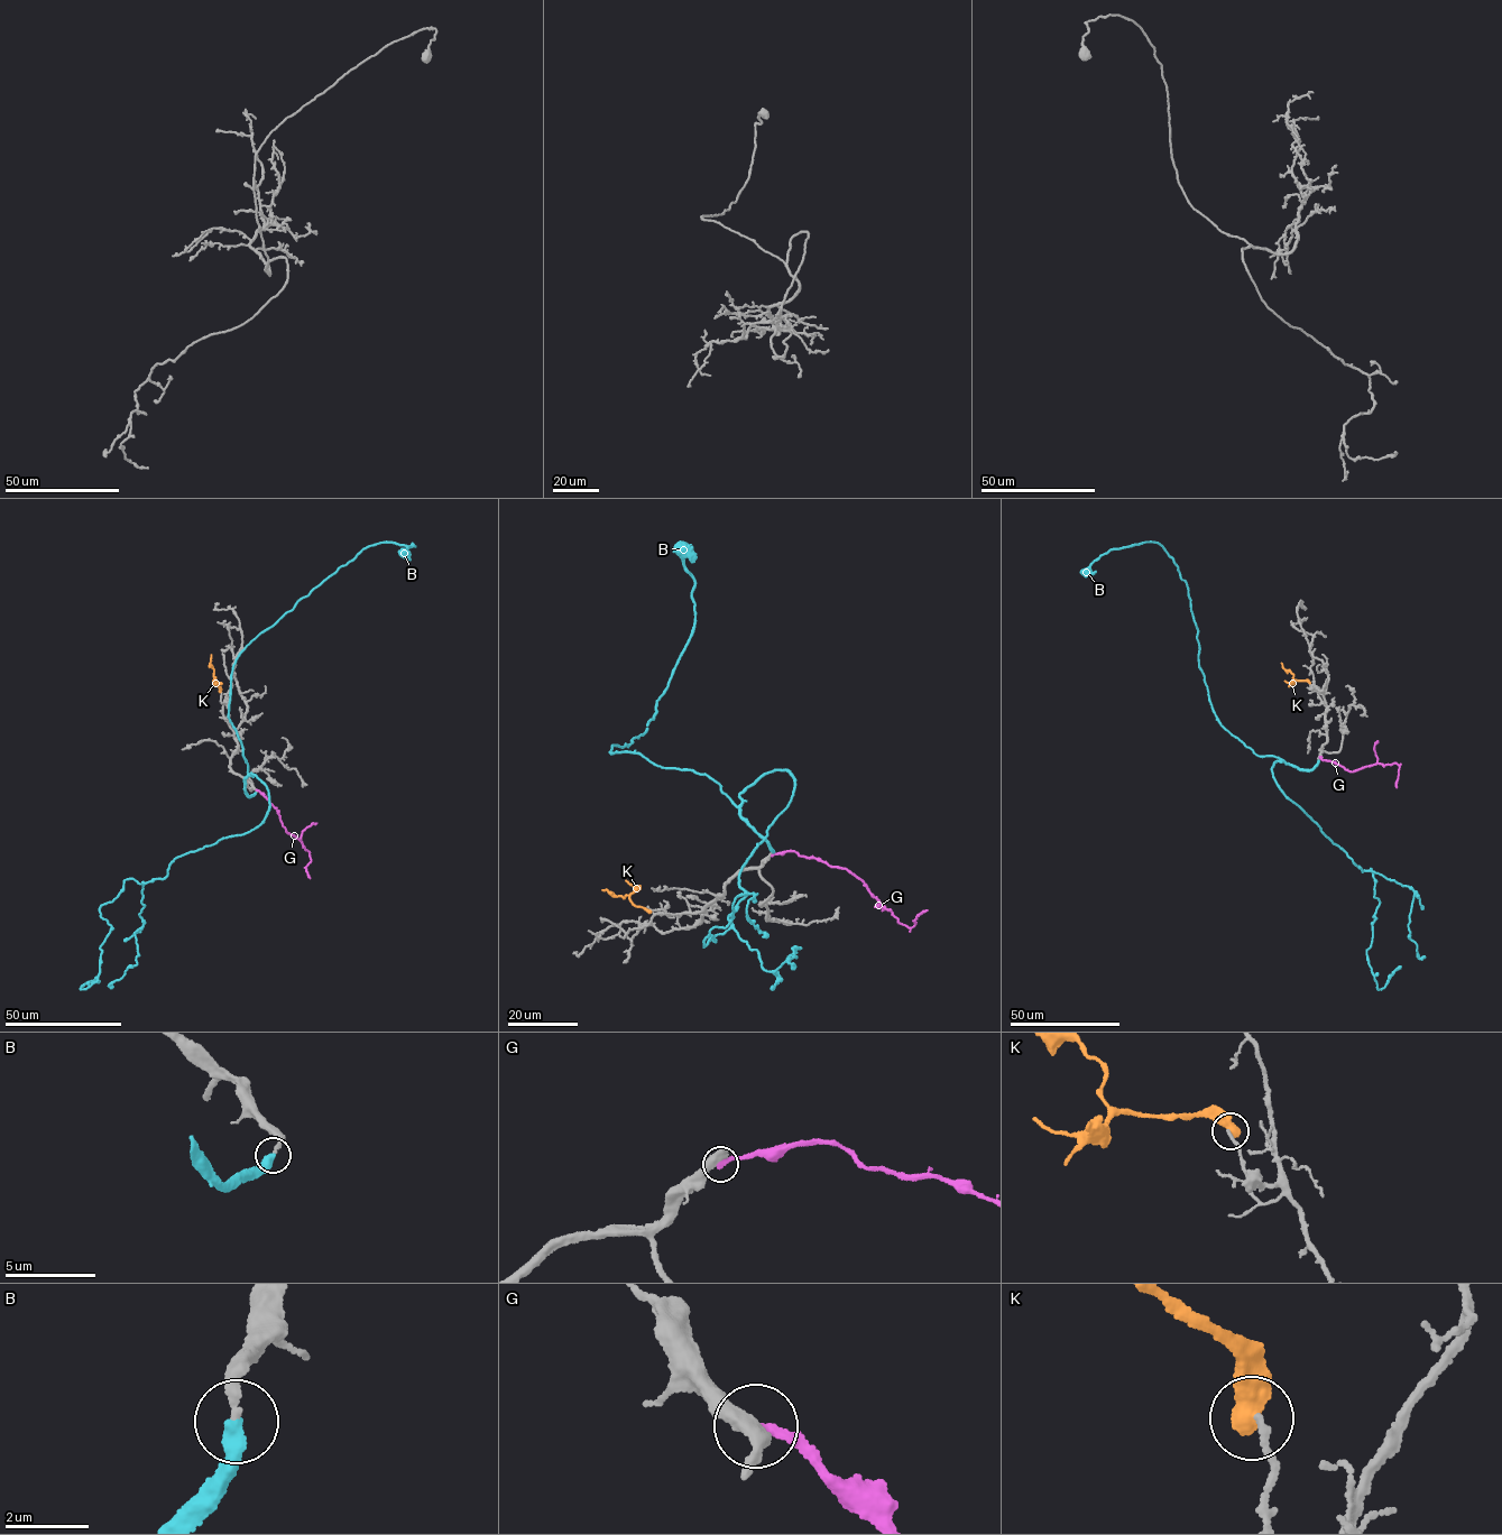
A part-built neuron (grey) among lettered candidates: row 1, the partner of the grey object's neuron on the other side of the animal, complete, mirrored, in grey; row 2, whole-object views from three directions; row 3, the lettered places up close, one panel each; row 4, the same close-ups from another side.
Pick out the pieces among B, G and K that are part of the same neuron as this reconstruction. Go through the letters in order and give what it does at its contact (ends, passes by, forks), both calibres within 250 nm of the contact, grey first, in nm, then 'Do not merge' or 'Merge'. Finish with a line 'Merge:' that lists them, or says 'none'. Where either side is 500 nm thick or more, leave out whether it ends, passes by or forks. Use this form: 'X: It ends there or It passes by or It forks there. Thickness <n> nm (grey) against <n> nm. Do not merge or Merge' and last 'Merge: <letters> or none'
B: It ends there. Thickness 200 nm (grey) against 400 nm. Merge
G: It ends there. Thickness 400 nm (grey) against 280 nm. Do not merge
K: Thickness 150 nm (grey) against 600 nm. Do not merge
Merge: B

